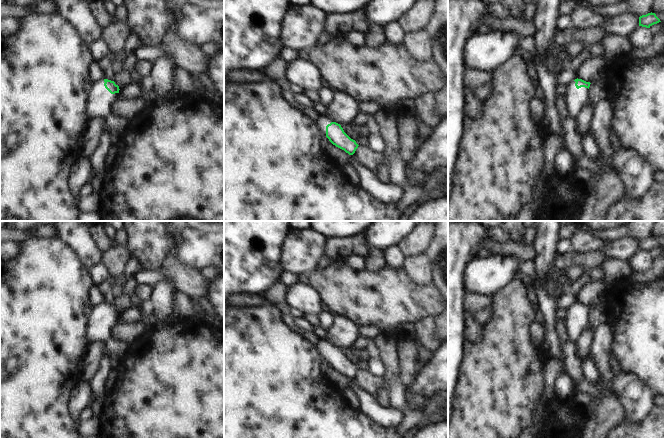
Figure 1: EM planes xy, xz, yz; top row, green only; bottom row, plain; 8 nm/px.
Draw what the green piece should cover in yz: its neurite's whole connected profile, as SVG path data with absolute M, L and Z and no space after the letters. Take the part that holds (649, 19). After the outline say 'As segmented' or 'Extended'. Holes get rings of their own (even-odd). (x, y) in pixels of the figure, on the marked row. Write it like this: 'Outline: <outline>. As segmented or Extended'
Outline: M648 13L639 17L639 26L650 28L652 25L661 22L655 13Z. As segmented.

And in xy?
Outline: M108 79L95 81L87 94L85 100L85 114L94 118L105 118L111 113L111 105L119 95L119 86Z. Extended.

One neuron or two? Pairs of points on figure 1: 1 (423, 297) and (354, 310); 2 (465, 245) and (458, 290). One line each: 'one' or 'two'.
1: one
2: one

